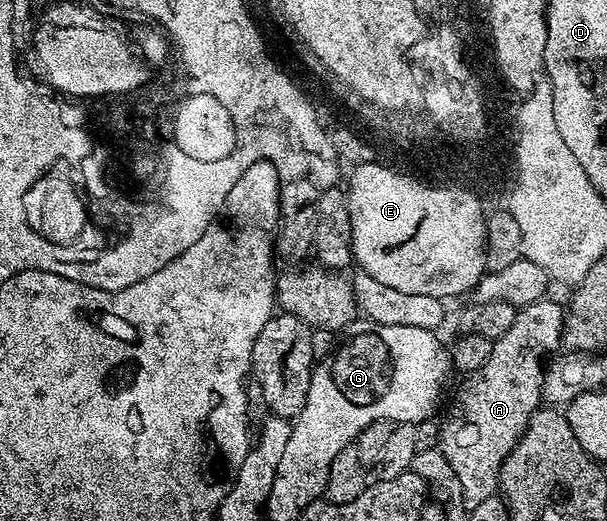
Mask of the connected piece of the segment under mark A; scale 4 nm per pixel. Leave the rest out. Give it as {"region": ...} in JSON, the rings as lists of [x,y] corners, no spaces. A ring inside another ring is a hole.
{"region":[[[552,298],[524,305],[518,311],[515,322],[511,322],[506,332],[493,341],[493,349],[479,373],[479,378],[466,379],[469,381],[458,390],[457,397],[454,398],[453,405],[445,416],[445,421],[443,419],[440,421],[439,449],[450,463],[453,480],[461,487],[461,496],[466,500],[466,505],[478,504],[483,502],[483,498],[491,498],[495,495],[501,482],[501,467],[506,458],[513,453],[513,447],[521,441],[521,436],[532,422],[537,409],[542,407],[543,361],[550,354],[556,353],[558,351],[556,348],[559,348],[562,343],[565,313],[566,309],[562,305],[557,305]]]}

